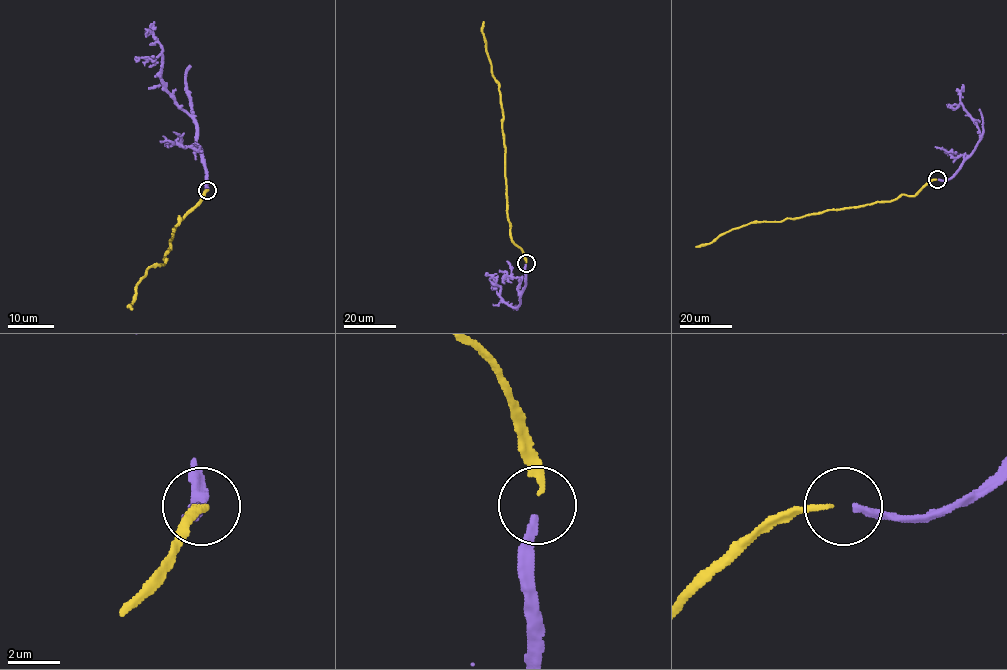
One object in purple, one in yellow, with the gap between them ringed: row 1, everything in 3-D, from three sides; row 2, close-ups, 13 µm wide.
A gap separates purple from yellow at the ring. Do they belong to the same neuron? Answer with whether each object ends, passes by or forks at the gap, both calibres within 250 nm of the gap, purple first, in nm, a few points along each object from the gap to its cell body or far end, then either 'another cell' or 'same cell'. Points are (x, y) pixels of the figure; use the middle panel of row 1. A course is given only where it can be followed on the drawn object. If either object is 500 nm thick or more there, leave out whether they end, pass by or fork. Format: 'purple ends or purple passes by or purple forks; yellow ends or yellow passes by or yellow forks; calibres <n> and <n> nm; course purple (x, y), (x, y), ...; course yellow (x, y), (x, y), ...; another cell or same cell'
purple ends; yellow ends; calibres 280 and 220 nm; course purple (526, 264), (525, 289), (520, 294), (520, 304), (515, 307), (500, 297), (497, 279), (488, 272); course yellow (526, 262), (525, 254), (510, 238), (503, 112), (499, 82), (492, 74), (486, 53), (484, 21); same cell

